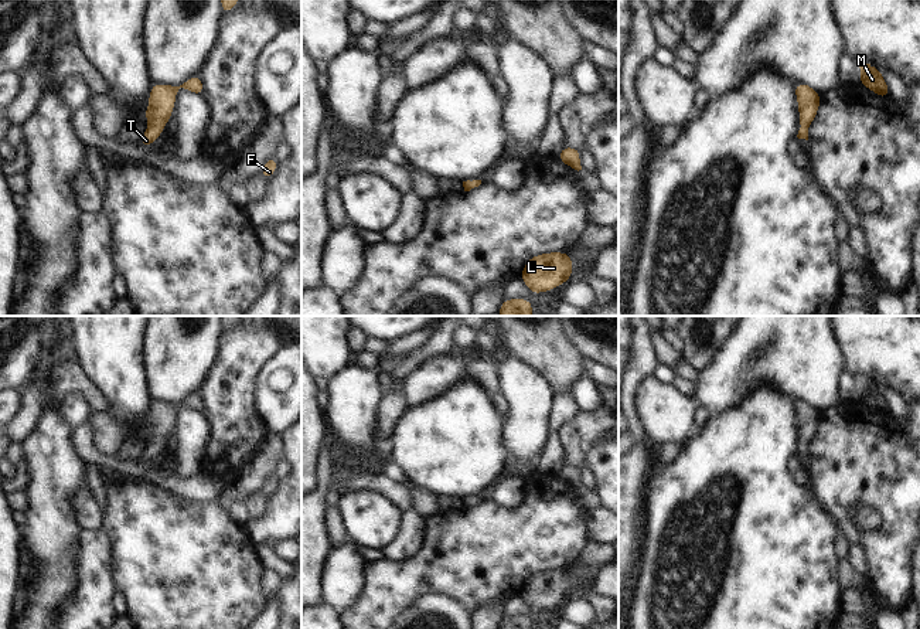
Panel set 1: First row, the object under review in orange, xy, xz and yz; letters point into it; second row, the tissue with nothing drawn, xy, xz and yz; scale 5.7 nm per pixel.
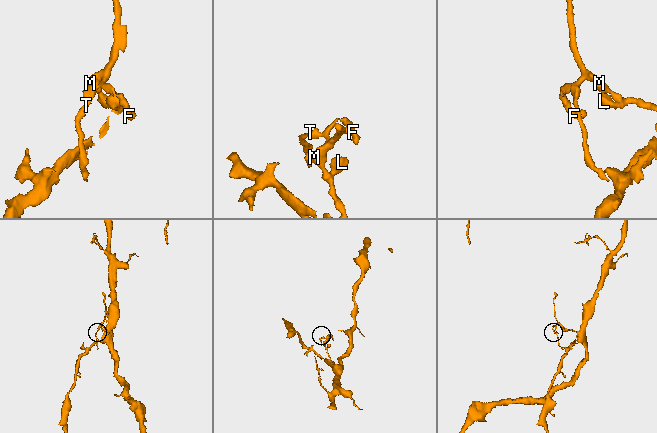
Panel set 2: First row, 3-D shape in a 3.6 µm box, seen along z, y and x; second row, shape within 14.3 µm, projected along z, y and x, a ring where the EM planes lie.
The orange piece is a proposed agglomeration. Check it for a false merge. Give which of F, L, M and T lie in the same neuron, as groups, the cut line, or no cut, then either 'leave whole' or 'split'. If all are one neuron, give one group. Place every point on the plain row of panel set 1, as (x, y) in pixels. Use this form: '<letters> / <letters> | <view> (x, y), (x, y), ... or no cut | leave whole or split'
F L M T | no cut | leave whole

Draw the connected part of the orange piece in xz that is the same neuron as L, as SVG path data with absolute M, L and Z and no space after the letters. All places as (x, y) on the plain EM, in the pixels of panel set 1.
M545 570L527 578L521 596L534 612L538 612L568 599L572 586L573 578L568 570Z

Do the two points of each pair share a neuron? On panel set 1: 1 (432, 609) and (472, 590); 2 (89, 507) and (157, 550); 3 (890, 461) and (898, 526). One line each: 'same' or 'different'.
1: different
2: different
3: same

